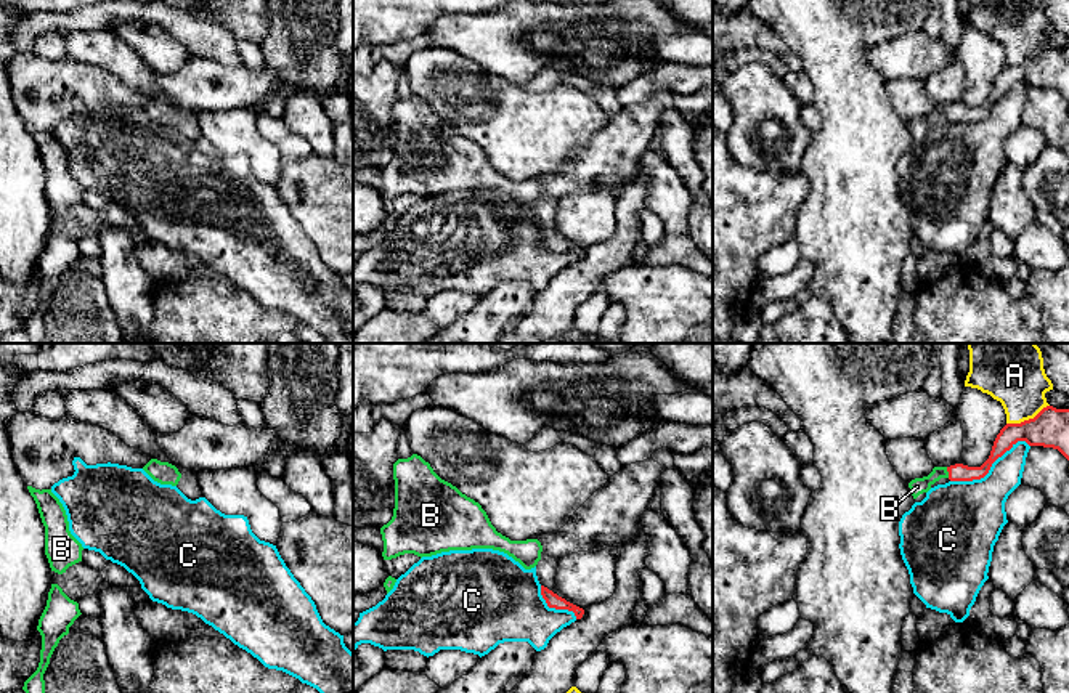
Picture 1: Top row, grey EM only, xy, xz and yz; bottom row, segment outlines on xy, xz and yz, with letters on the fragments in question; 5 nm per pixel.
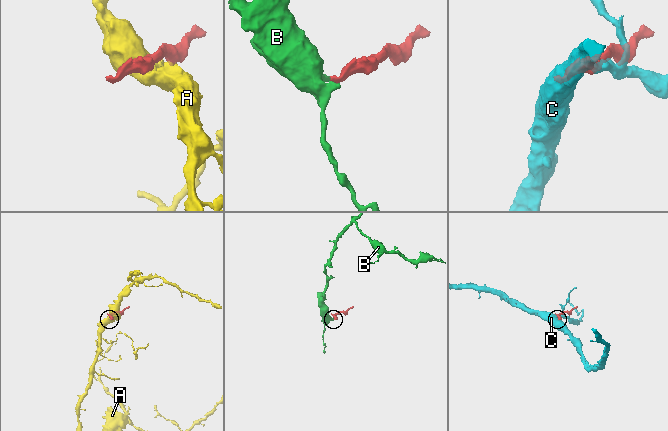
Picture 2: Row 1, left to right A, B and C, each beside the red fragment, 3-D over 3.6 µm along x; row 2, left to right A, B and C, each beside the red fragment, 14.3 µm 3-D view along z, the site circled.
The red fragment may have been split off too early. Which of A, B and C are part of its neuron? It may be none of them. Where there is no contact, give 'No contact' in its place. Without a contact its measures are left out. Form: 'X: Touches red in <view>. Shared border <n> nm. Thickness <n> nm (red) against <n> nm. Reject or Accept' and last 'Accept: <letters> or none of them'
A: Touches red in yz. Shared border 240 nm. Thickness 190 nm (red) against 320 nm. Reject
B: Touches red in yz. Shared border 60 nm. Thickness 90 nm (red) against 80 nm. Accept
C: Touches red in yz. Shared border 440 nm. Thickness 100 nm (red) against 340 nm. Reject
Accept: B

